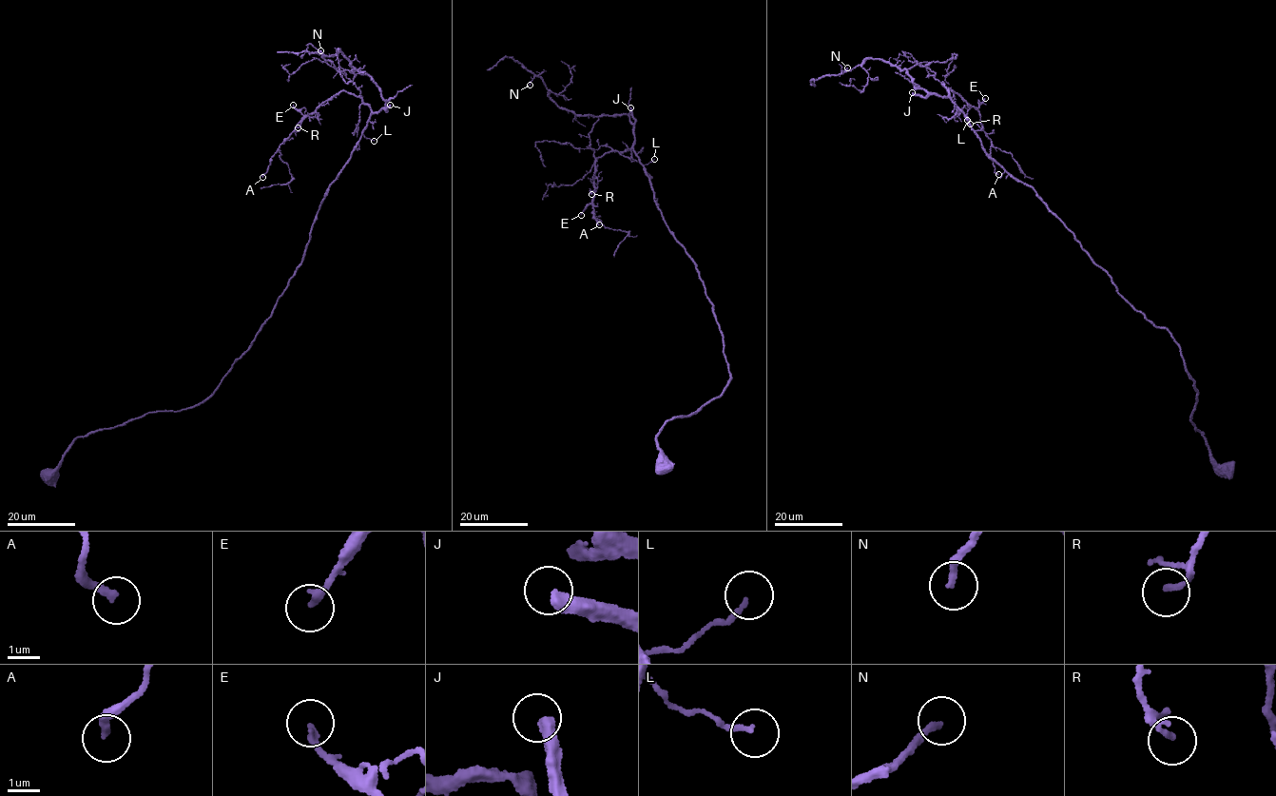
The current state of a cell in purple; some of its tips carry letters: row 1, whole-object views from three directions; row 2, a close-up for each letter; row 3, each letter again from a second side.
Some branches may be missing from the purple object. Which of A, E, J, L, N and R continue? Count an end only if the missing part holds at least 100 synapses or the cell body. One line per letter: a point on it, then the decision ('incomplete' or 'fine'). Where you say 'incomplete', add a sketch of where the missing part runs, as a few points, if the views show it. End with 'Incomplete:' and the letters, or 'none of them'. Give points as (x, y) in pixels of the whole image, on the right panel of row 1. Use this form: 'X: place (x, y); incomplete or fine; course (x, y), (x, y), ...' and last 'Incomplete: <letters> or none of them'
A: place (998, 174); fine
E: place (985, 98); fine
J: place (912, 92); incomplete
L: place (967, 120); fine
N: place (847, 67); fine
R: place (970, 124); fine
Incomplete: J

